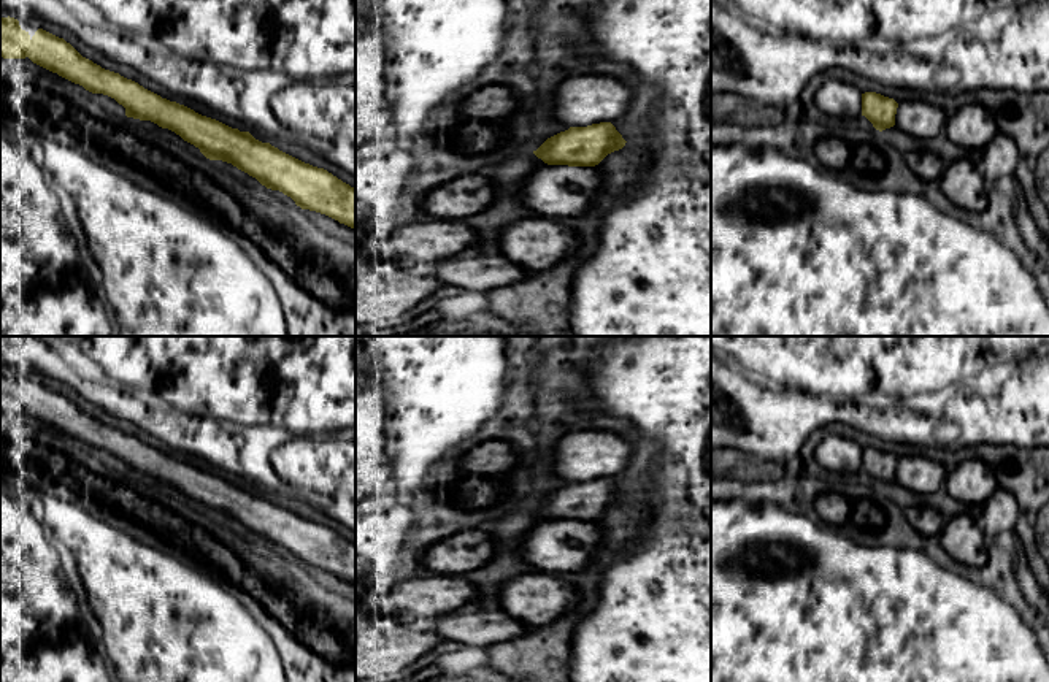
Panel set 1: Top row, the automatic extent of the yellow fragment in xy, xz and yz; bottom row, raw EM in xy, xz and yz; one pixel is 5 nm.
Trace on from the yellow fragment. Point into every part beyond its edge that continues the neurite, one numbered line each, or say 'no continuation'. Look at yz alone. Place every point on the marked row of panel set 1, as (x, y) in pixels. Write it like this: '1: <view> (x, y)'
no continuation

